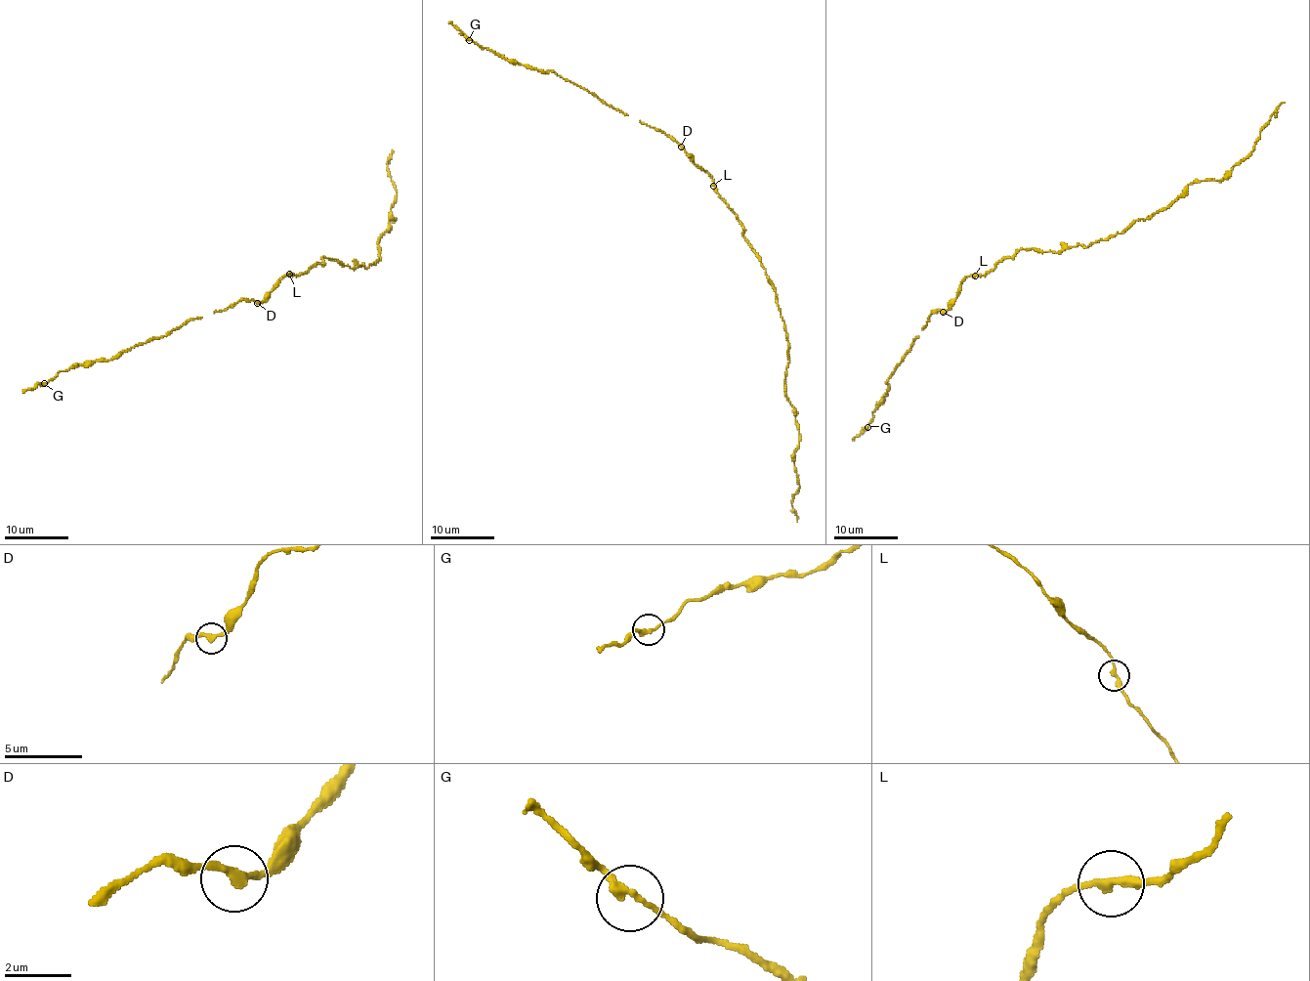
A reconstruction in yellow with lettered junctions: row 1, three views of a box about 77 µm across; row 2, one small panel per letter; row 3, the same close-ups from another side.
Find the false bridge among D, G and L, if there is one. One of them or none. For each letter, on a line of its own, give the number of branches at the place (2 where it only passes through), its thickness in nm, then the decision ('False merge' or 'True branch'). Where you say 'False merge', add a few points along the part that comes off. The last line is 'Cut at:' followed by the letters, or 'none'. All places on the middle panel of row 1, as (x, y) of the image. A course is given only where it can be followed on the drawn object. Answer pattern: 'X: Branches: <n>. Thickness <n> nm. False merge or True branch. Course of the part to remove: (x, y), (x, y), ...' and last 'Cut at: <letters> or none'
D: Branches: 2. Thickness 240 nm. True branch
G: Branches: 2. Thickness 240 nm. True branch
L: Branches: 2. Thickness 240 nm. True branch
Cut at: none

